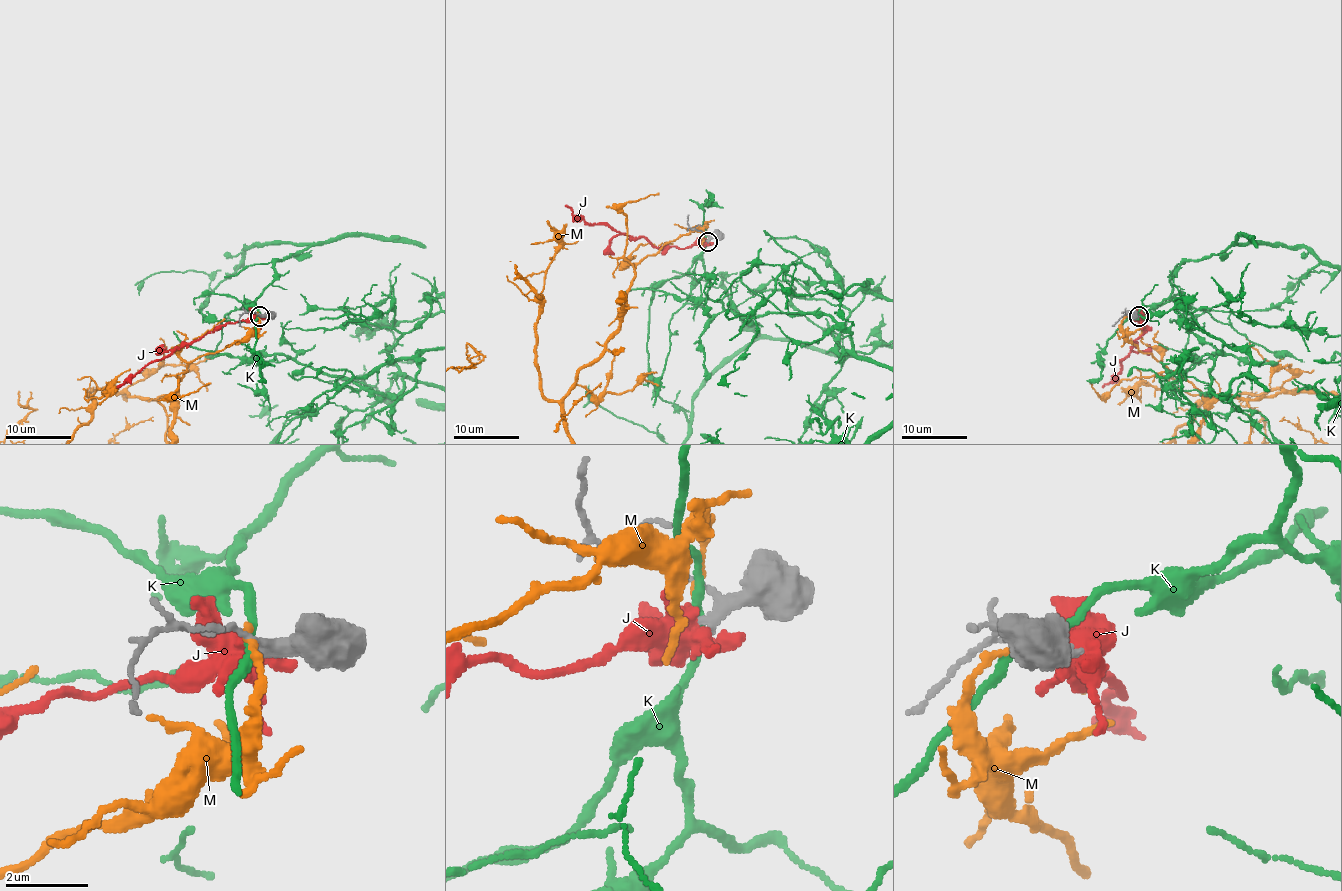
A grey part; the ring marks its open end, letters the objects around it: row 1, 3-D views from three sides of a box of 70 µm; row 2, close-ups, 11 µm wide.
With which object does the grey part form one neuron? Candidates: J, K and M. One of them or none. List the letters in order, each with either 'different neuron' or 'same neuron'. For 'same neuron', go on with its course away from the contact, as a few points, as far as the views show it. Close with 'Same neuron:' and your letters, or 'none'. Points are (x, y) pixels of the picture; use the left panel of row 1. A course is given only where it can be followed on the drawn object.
J: different neuron
K: different neuron
M: different neuron
Same neuron: none

